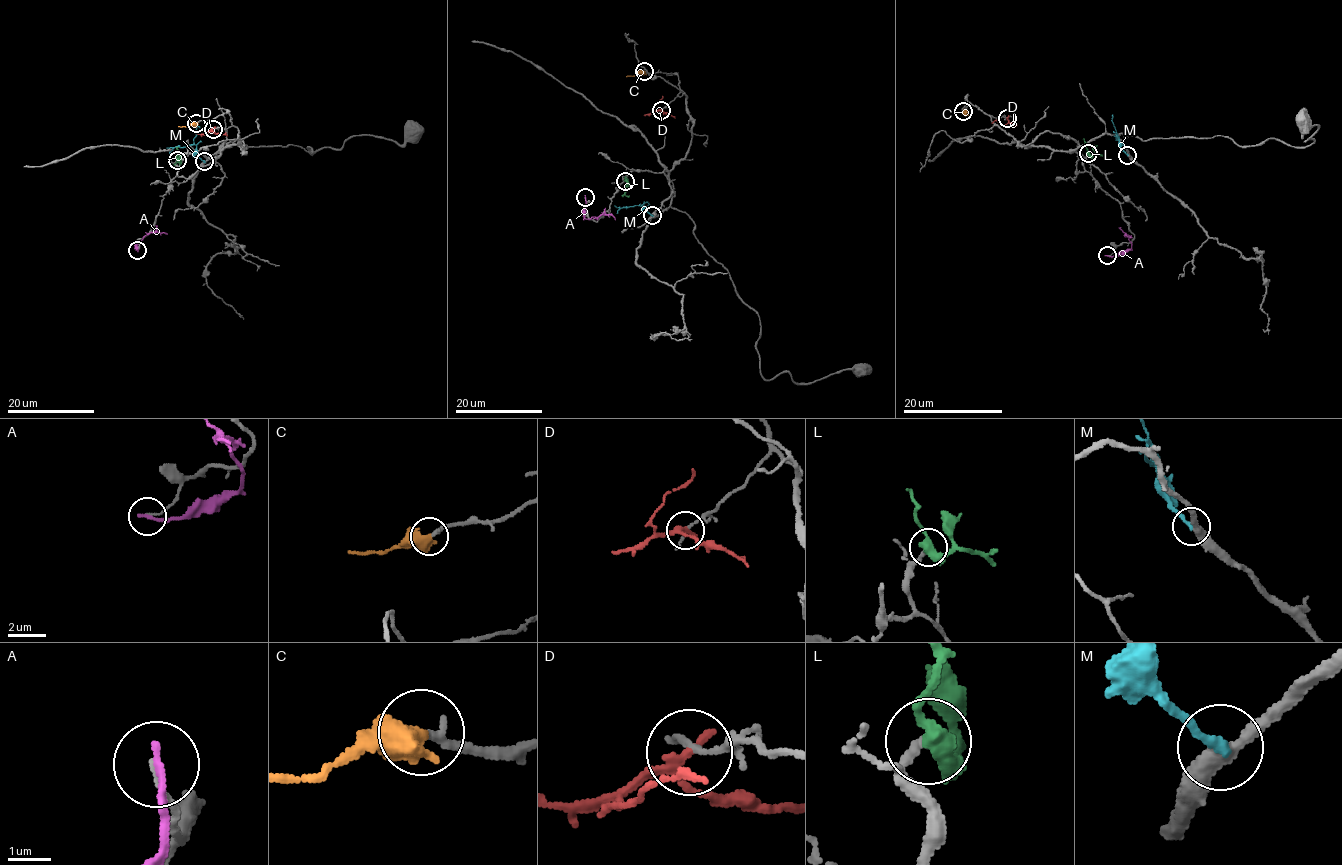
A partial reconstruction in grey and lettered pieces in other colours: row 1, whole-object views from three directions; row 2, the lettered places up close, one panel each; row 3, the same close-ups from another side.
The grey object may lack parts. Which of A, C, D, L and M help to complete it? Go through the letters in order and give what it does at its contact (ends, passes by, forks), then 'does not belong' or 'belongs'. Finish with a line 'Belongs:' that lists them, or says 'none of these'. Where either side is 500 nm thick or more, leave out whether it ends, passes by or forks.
A: it ends there; does not belong
C: belongs
D: it passes by; does not belong
L: it passes by; does not belong
M: it ends there; does not belong
Belongs: C

